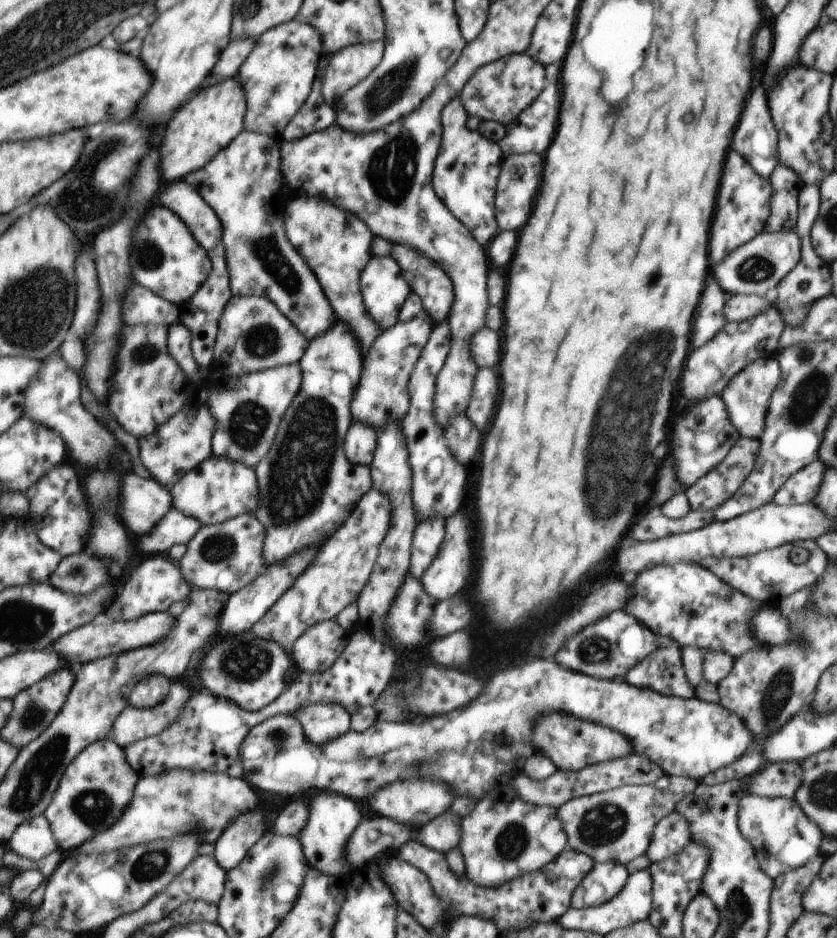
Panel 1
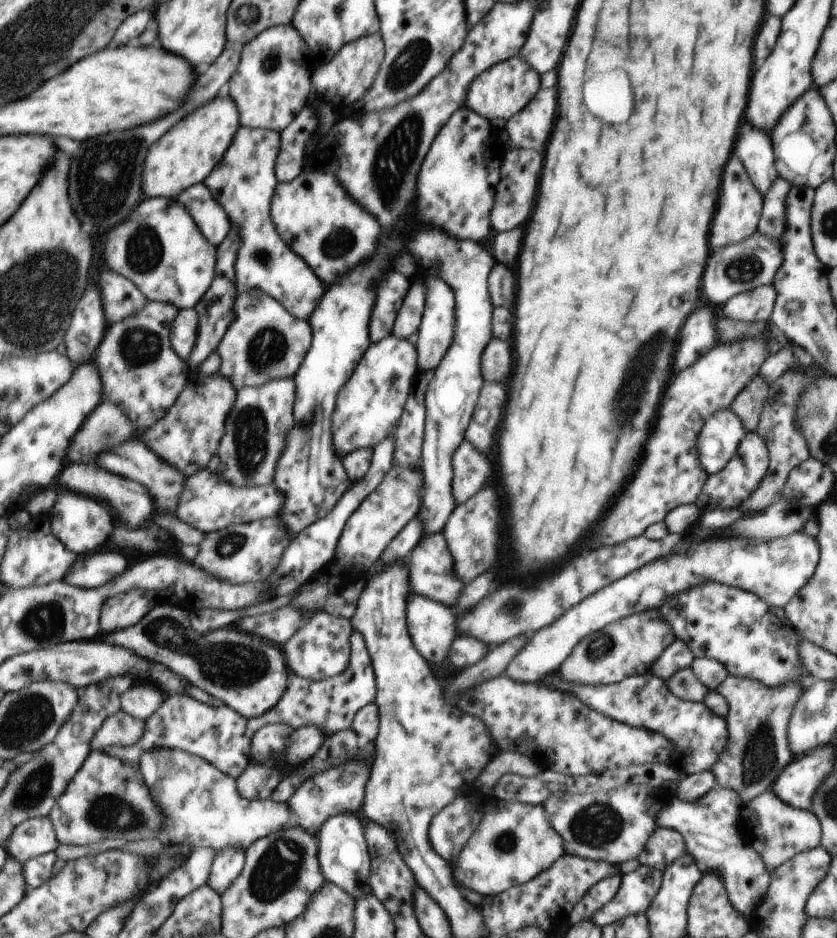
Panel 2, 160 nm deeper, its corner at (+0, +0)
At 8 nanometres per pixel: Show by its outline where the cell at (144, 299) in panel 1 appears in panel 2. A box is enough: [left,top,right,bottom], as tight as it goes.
[98,272,146,325]

